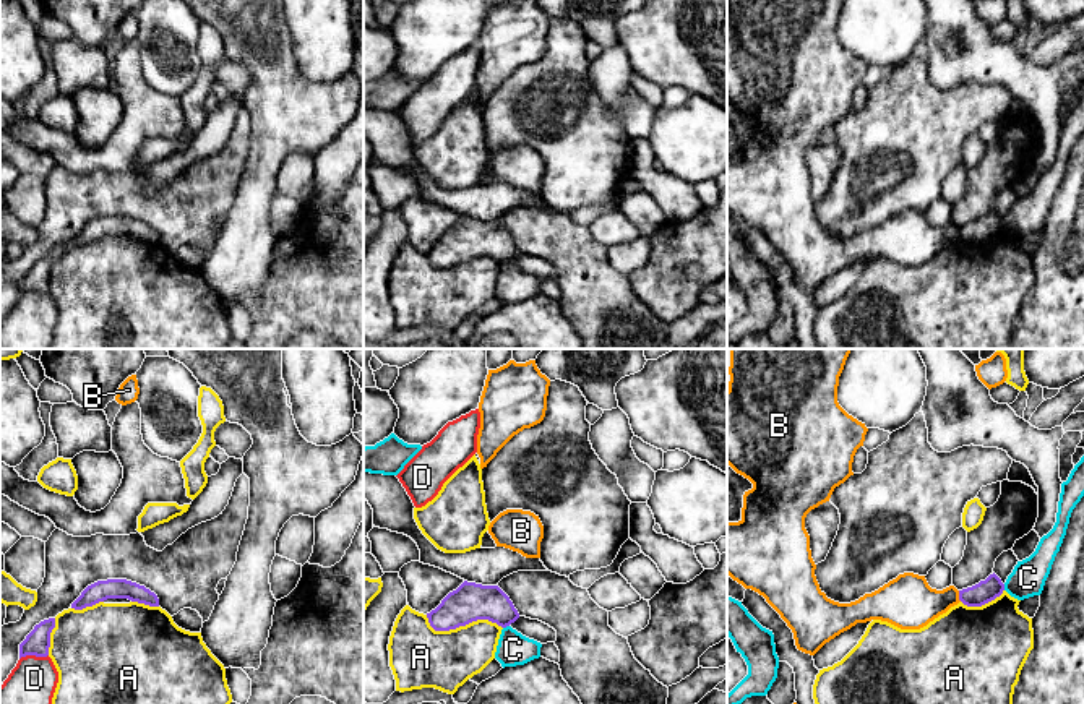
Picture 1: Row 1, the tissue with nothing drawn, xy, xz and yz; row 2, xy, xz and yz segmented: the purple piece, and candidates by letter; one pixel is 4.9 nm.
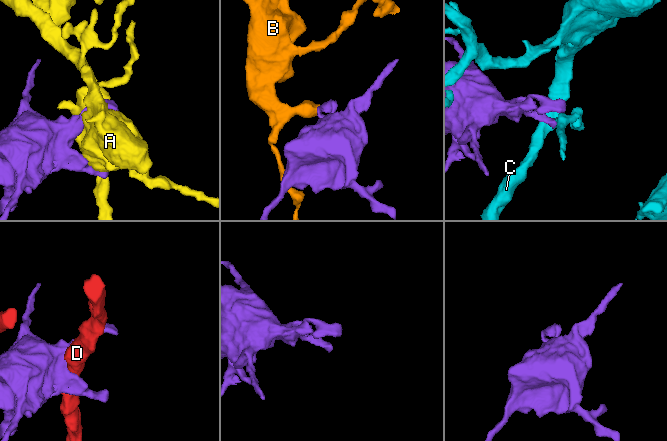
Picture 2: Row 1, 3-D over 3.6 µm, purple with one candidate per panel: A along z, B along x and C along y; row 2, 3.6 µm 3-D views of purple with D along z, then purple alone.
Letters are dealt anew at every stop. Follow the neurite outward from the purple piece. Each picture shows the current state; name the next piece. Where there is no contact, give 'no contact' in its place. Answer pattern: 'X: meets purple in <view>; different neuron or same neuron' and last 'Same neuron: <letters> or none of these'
A: meets purple in xz; different neuron
B: meets purple in yz; different neuron
C: meets purple in xz; different neuron
D: meets purple in xy; different neuron
Same neuron: none of these

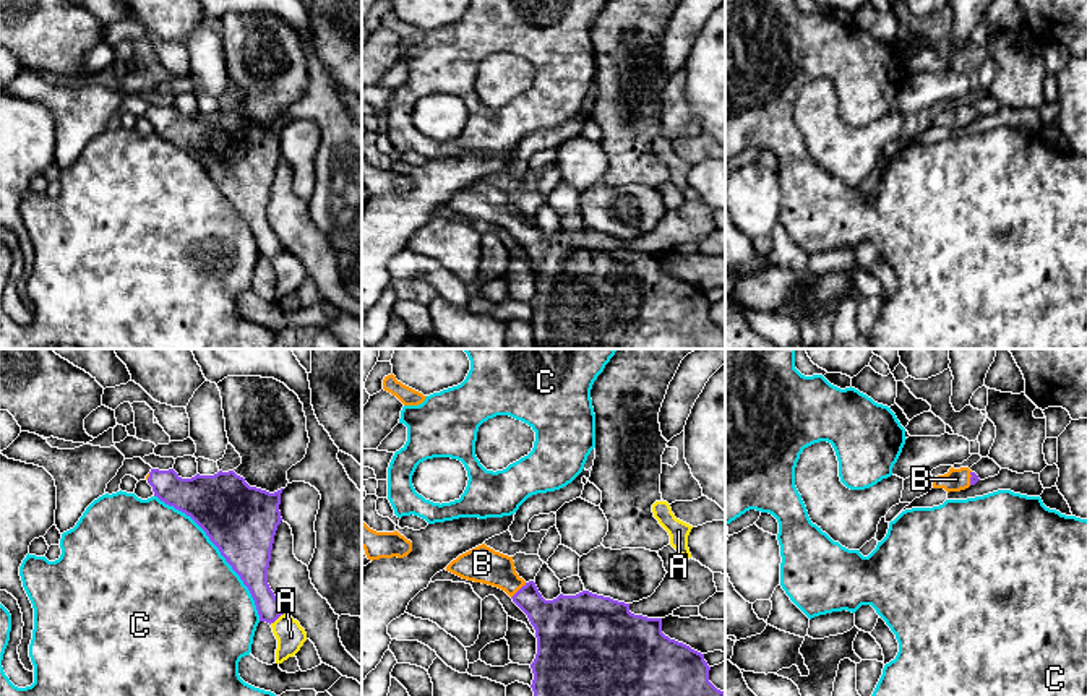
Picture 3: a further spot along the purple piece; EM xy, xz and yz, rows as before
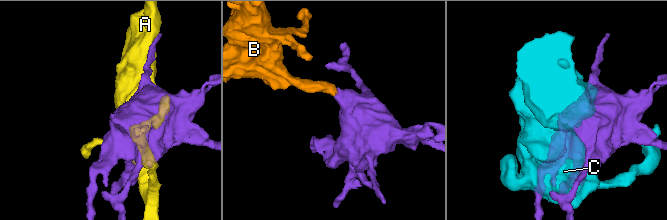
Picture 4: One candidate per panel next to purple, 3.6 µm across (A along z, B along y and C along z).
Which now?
A: meets purple in xy; different neuron
B: meets purple in xz; same neuron
C: meets purple in xy; different neuron
Same neuron: B

